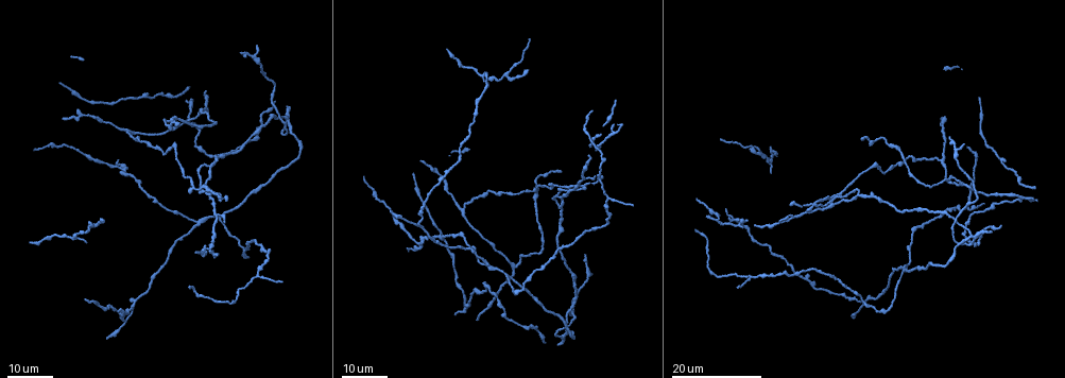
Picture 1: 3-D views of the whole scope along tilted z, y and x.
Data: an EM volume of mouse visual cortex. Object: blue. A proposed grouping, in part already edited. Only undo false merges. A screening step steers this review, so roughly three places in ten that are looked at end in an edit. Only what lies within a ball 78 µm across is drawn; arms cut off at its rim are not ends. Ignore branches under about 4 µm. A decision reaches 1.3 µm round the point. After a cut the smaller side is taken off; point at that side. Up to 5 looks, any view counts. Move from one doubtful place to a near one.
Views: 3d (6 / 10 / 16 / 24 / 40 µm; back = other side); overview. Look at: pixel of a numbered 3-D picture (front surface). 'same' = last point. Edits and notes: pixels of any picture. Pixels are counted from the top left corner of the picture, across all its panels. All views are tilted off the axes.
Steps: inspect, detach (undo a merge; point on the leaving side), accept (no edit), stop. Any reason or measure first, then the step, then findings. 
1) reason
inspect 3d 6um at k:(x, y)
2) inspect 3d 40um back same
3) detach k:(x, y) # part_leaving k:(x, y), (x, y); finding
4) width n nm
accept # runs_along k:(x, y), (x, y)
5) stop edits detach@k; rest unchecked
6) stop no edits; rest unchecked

four-way junction
inspect 3d 16um at 1:(205, 247)

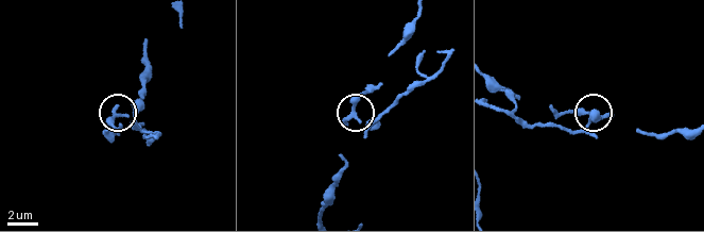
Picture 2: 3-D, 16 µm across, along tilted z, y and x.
closer look
inspect 3d 6um at 2:(358, 118)

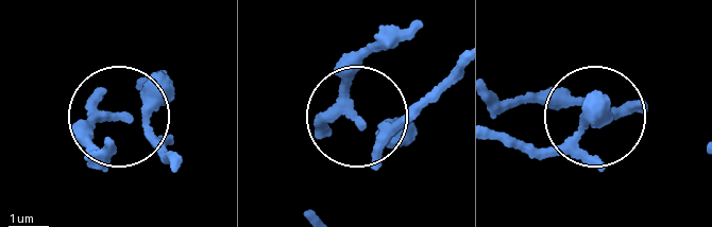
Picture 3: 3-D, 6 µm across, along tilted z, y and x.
detach 3:(412, 109) # part_leaving 3:(385, 125), (454, 73); a second neuron is stuck on

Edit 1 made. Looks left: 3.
inspect overview

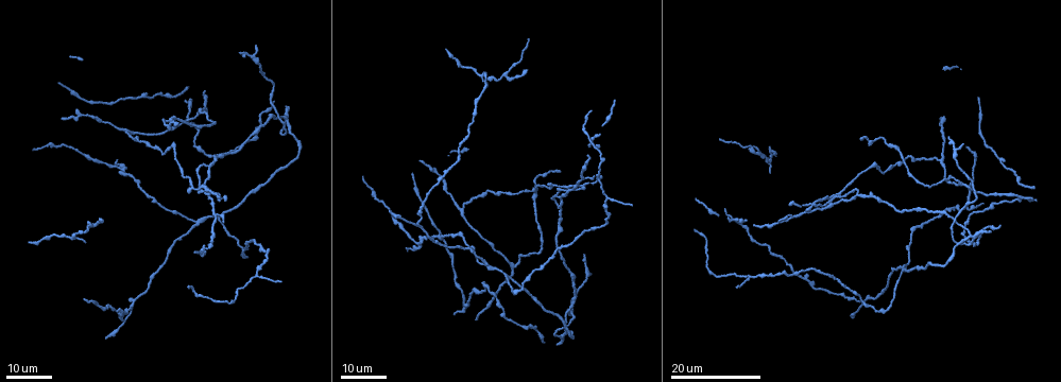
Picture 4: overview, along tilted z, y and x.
branch point
inspect 3d 24um at 4:(609, 197)

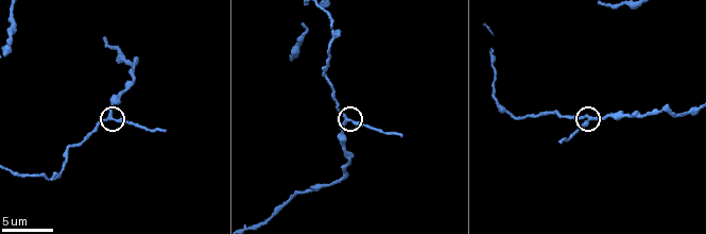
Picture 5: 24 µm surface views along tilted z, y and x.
inspect 3d 10um at 5:(348, 119)

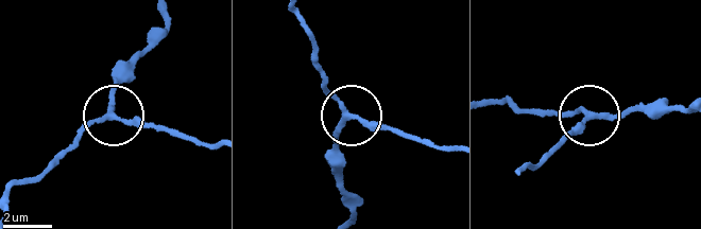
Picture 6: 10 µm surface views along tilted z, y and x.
arms 3
accept # runs_along 6:(348, 214), (339, 141), (344, 117), (354, 113), (420, 138); all the same neuron

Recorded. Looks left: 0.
stop edits detach@3; rest unchecked

